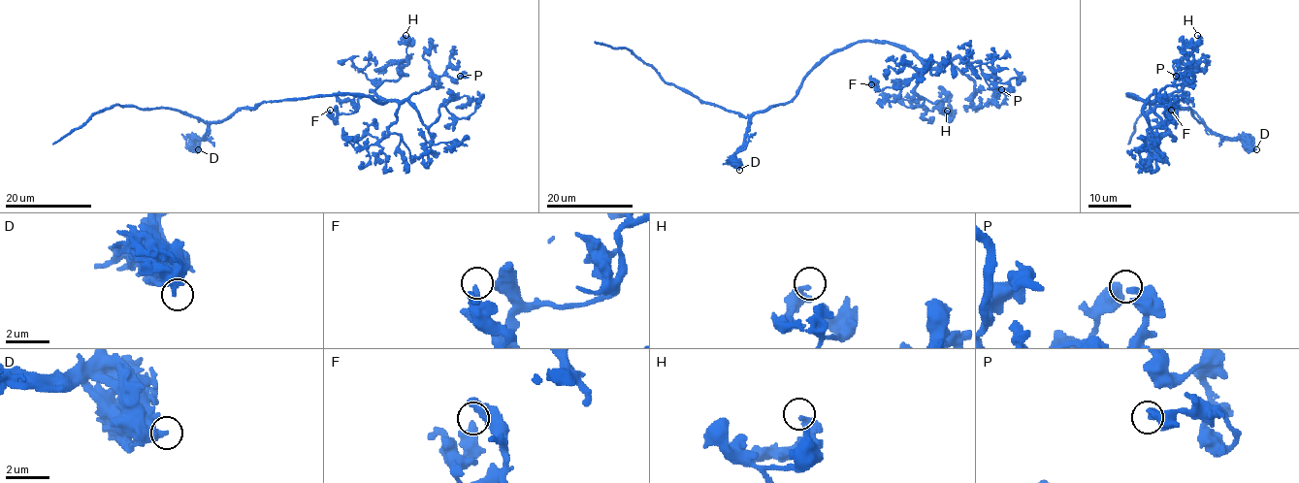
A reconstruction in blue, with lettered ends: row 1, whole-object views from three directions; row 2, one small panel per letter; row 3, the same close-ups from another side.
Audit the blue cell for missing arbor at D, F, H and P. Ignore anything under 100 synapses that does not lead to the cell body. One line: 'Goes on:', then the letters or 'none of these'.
Goes on: none of these

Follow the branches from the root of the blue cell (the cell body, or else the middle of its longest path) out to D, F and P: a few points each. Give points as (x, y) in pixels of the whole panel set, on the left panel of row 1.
D: (275, 102), (237, 108), (226, 117), (214, 121), (202, 137), (195, 139), (198, 149)
F: (275, 102), (325, 94), (383, 101), (361, 97), (355, 112), (334, 122), (330, 110)
P: (275, 102), (325, 94), (403, 101), (427, 89), (432, 75), (455, 81), (460, 76)

